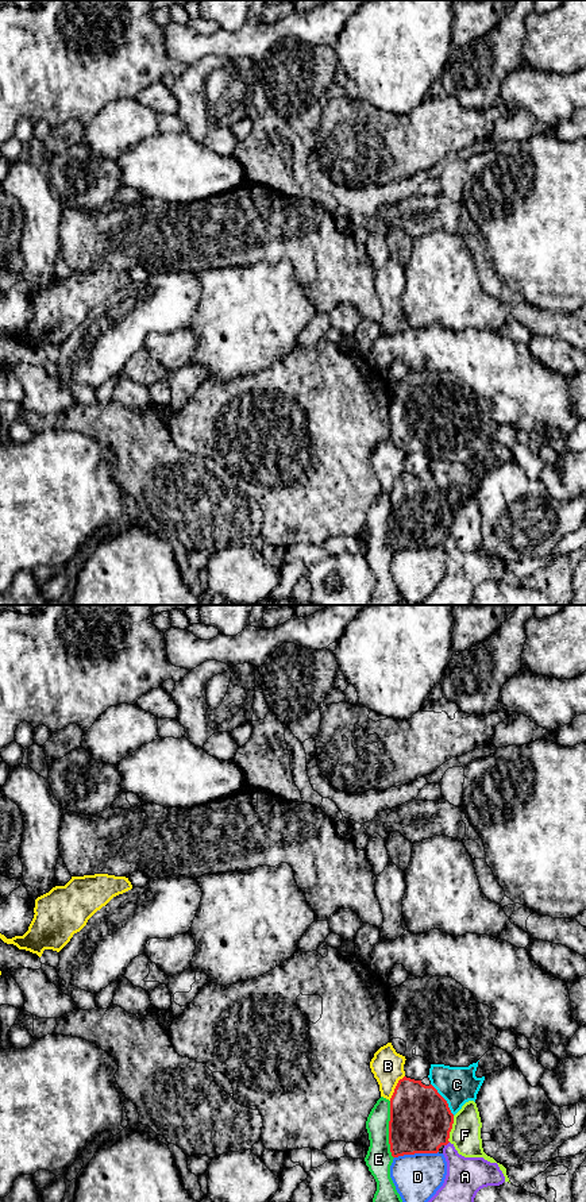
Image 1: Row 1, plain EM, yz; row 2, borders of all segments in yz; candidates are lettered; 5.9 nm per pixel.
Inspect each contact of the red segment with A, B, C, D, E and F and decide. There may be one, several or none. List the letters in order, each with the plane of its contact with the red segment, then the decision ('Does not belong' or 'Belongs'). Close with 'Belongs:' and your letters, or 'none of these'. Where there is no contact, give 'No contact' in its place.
A: Touches red in yz. Does not belong
B: Touches red in yz. Does not belong
C: Touches red in yz. Belongs
D: Touches red in yz. Does not belong
E: Touches red in yz. Does not belong
F: Touches red in yz. Does not belong
Belongs: C

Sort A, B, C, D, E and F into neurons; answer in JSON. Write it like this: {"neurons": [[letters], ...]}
{"neurons": [["A"], ["B"], ["C"], ["D"], ["E"], ["F"]]}

